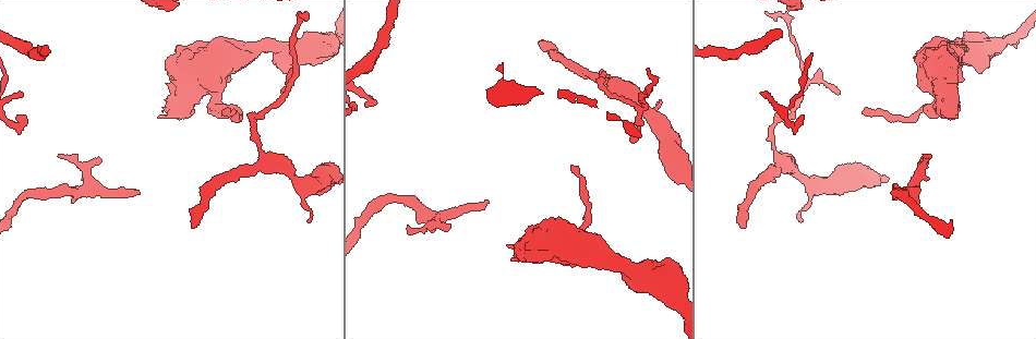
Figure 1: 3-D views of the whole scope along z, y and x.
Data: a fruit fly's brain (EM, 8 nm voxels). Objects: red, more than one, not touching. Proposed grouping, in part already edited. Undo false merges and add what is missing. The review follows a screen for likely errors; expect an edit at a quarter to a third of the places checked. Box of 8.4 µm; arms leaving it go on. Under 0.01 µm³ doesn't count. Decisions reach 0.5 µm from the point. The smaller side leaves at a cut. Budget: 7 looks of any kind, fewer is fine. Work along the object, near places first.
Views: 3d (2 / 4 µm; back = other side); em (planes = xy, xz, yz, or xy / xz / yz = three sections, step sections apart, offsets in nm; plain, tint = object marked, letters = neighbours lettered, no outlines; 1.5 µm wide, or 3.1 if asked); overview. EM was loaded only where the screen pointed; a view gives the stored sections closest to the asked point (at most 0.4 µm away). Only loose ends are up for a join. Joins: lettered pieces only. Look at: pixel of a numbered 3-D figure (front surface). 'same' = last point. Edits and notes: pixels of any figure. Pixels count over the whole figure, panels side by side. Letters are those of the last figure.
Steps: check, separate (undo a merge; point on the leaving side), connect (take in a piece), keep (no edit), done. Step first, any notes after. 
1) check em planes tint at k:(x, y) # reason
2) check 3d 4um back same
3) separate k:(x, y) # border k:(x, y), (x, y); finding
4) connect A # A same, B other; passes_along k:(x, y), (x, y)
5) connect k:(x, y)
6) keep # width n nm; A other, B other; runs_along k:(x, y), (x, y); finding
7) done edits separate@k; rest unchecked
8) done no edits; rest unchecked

check em planes letters at 1:(192, 228) # end of a long branch

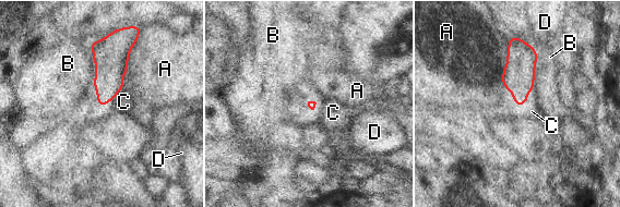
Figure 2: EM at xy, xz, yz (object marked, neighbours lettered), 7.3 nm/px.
keep # A other, B other, C other, D other; border 2:(91, 41), (98, 105); no lettered piece goes on from it

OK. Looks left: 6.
check em xy step 8 letters at 1:(445, 225) # free end

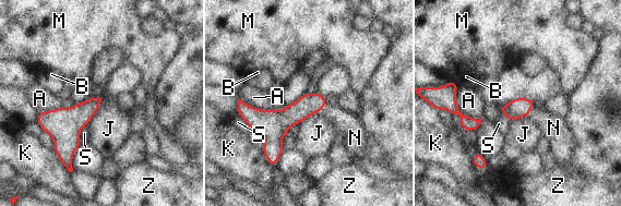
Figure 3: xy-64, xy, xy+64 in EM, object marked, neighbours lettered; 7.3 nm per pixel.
connect N # A other, B other, J other, K other, M other, N same, S other, Z other; passes_along 3:(520, 107), (529, 110), (553, 128); the cell continues

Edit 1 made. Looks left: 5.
check overview

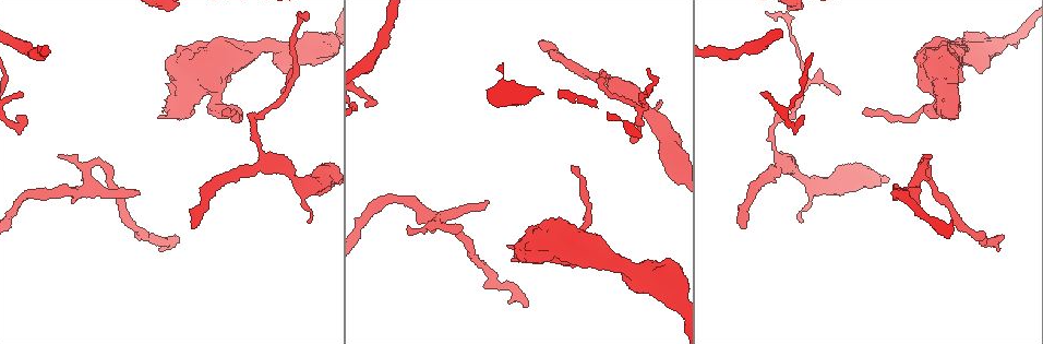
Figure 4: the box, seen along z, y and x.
check 3d 4um at 4:(523, 306) # an open end

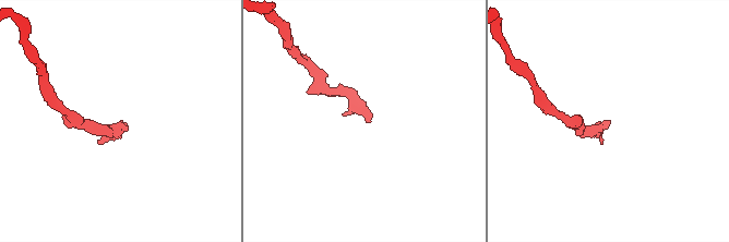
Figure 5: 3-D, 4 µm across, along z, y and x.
check em yz step 4 tint at 5:(367, 120) # need the tissue

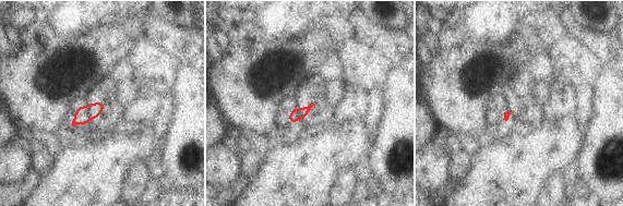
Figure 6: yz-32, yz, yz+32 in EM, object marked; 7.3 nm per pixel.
check em planes letters same # cut it another way

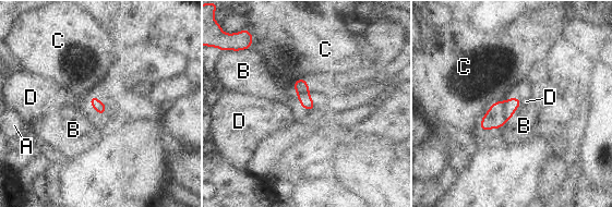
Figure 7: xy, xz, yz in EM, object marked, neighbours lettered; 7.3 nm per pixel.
keep # A other, B other, C other, D other; border 7:(518, 107), (514, 114), (499, 130); none of them fits

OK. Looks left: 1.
done edits connect@3; rest unchecked

